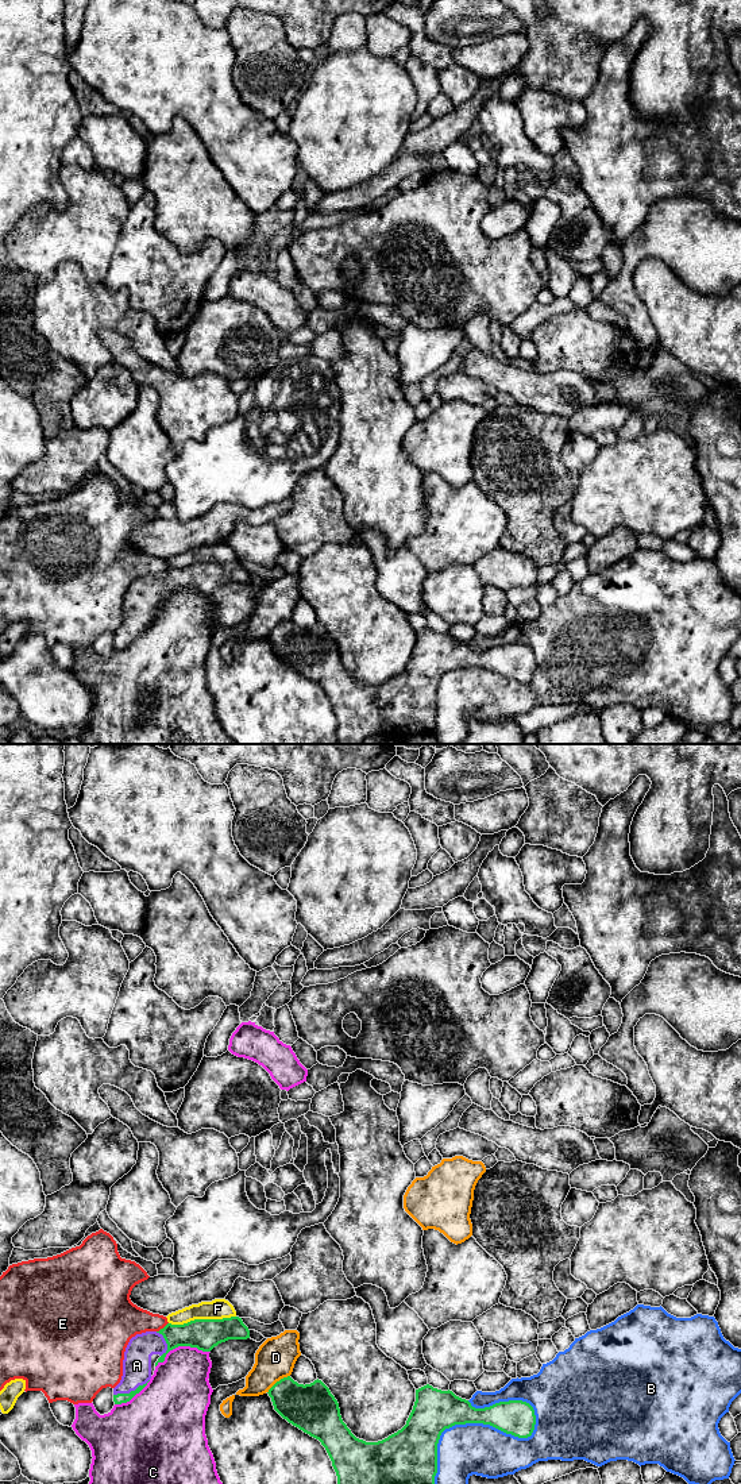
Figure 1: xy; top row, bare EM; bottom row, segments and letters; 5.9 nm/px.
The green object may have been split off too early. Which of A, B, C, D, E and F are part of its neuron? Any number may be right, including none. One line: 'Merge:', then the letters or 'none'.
Merge: A

